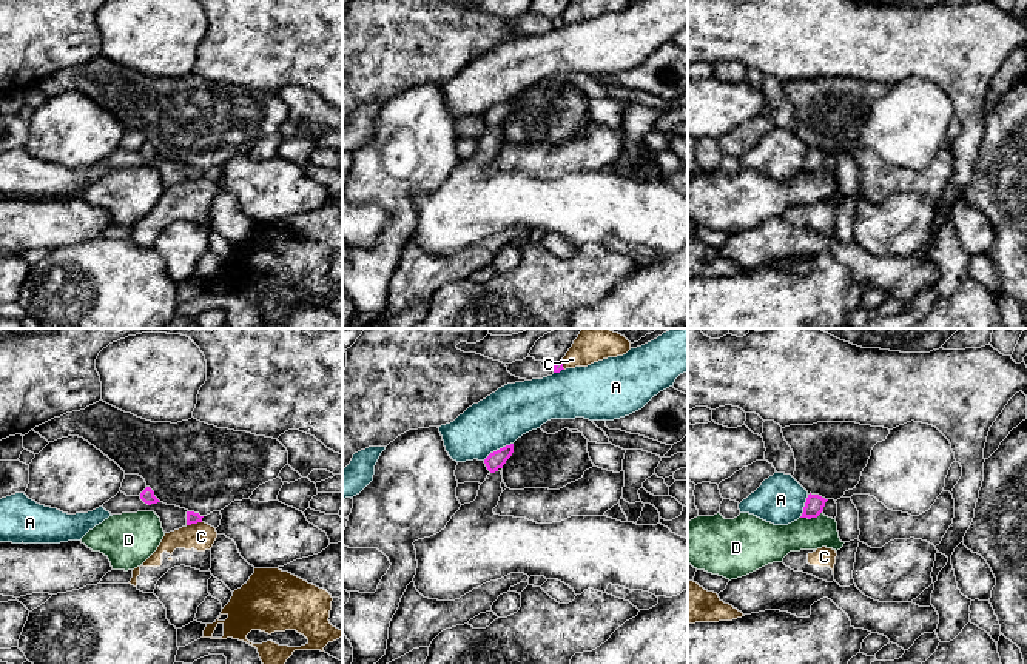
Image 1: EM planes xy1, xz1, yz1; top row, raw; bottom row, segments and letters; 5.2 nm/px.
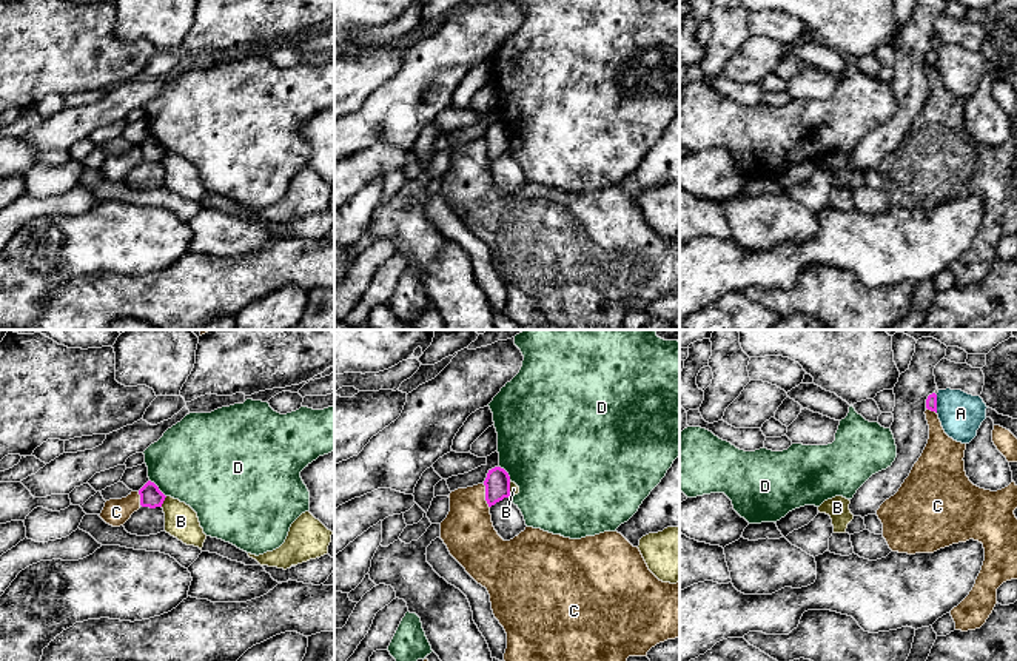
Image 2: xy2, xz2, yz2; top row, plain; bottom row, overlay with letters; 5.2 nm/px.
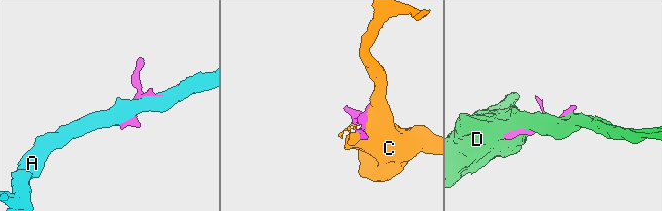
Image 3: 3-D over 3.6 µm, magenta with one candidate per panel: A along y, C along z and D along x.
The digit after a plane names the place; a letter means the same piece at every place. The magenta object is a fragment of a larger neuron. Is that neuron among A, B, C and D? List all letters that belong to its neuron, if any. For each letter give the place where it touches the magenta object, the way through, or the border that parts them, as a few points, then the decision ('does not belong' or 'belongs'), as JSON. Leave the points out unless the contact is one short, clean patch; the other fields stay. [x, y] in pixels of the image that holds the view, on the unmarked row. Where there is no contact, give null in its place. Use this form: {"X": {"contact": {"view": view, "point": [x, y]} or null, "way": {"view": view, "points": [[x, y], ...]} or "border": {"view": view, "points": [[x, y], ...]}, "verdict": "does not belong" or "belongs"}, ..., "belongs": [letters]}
{"A": {"contact": {"view": "xz1", "point": [497, 105]}, "verdict": "does not belong"}, "B": {"contact": {"view": "xy2", "point": [164, 154]}, "border": {"view": "xy2", "points": [[167, 151], [161, 161]]}, "verdict": "does not belong"}, "C": {"contact": {"view": "xz2", "point": [486, 151]}, "verdict": "does not belong"}, "D": {"contact": {"view": "yz1", "point": [810, 173]}, "verdict": "does not belong"}, "belongs": []}

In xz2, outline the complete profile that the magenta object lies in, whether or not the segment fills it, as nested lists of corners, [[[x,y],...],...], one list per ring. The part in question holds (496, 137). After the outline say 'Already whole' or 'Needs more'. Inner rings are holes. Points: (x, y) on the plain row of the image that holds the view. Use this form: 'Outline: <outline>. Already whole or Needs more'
Outline: [[[501,122],[488,125],[484,140],[488,162],[510,151],[510,131]]]. Already whole

